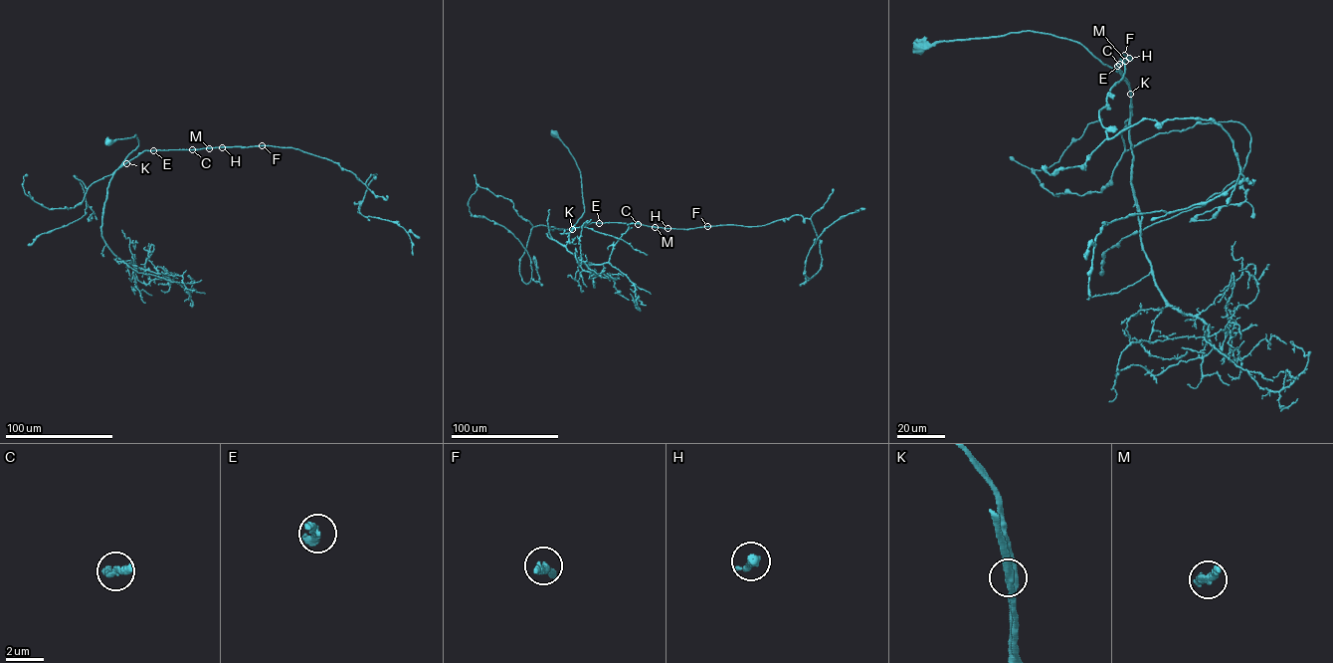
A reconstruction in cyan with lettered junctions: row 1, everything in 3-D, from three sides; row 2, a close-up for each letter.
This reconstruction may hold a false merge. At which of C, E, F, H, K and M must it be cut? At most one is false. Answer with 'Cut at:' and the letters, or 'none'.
Cut at: none

